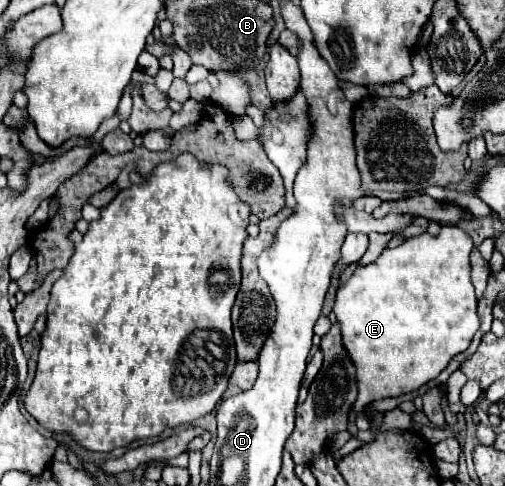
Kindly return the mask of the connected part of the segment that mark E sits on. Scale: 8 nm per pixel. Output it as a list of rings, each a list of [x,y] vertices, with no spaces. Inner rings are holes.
[[[442,226],[438,236],[428,232],[404,240],[396,248],[386,248],[378,260],[354,270],[338,288],[334,314],[342,326],[342,340],[356,364],[358,397],[349,412],[349,424],[372,400],[400,396],[434,380],[458,352],[464,352],[480,326],[476,312],[476,292],[470,278],[470,252],[474,242],[460,226]]]

